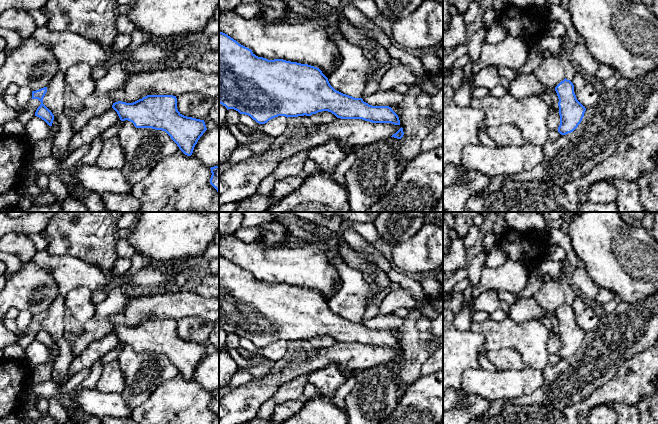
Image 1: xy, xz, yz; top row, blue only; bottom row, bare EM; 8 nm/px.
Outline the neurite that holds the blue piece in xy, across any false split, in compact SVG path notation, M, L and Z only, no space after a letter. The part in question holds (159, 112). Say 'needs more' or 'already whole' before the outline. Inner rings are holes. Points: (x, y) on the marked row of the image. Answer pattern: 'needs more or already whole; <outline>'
already whole; M147 95L133 103L118 101L112 108L121 121L128 120L136 128L165 131L187 156L207 130L204 120L182 115L173 95Z

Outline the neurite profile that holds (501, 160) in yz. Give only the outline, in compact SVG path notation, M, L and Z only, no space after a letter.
M529 143L520 147L477 144L464 148L460 166L492 178L529 171L540 164L543 157L542 147Z

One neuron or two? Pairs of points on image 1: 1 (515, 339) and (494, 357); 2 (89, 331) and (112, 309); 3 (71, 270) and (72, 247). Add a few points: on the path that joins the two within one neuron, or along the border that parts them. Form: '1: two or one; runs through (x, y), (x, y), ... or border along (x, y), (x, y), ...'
1: two; border along (484, 352), (501, 348), (514, 348), (524, 362)
2: one; runs through (95, 325), (106, 314)
3: two; border along (49, 253), (53, 255), (72, 255), (94, 264)

